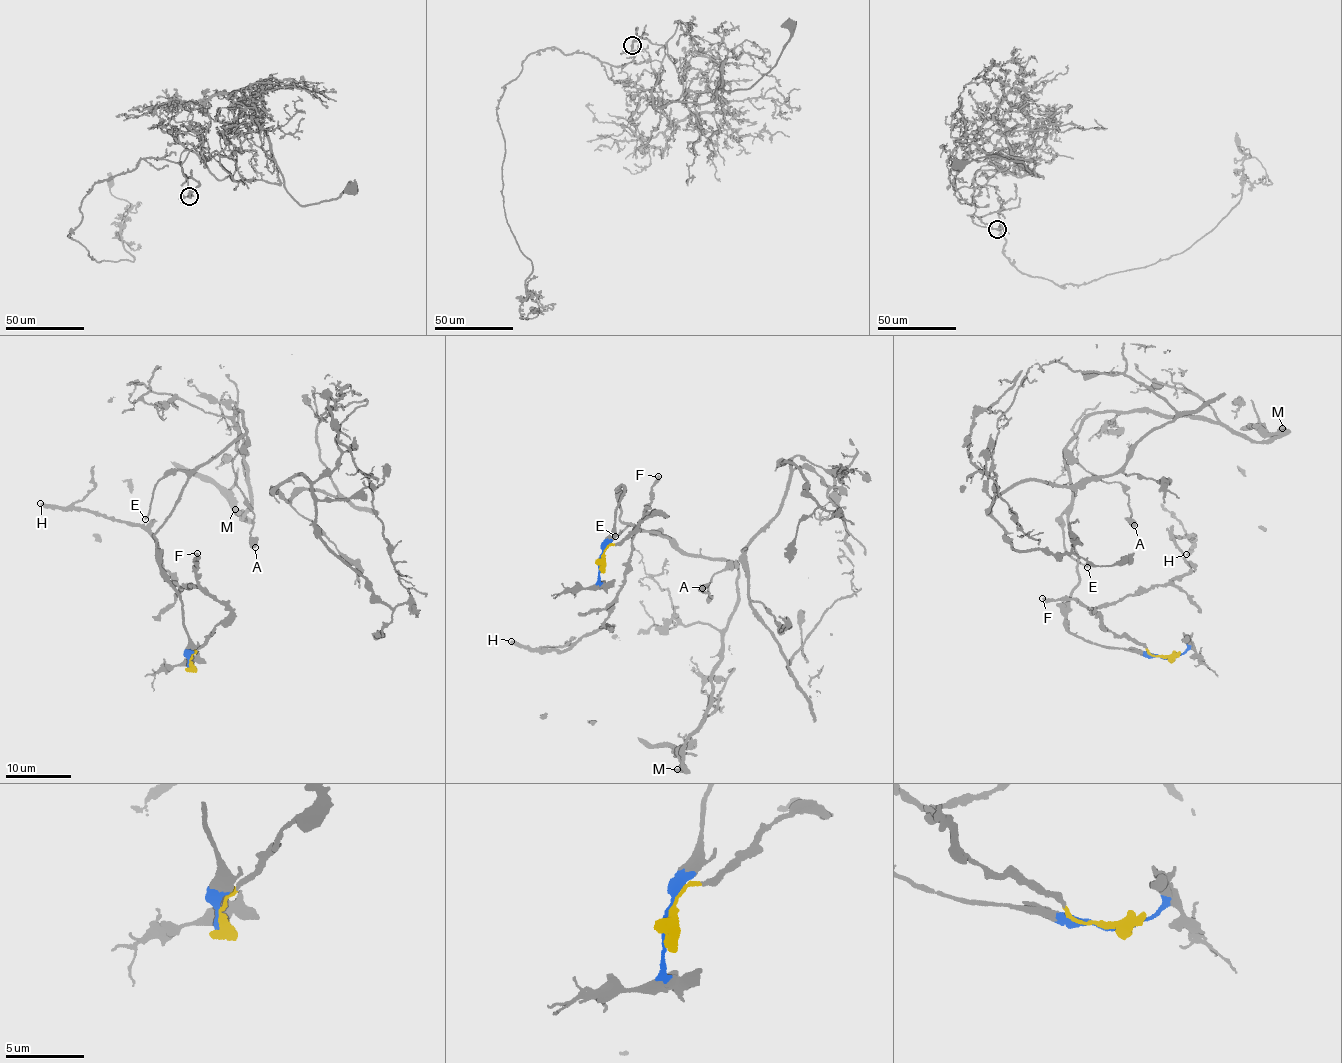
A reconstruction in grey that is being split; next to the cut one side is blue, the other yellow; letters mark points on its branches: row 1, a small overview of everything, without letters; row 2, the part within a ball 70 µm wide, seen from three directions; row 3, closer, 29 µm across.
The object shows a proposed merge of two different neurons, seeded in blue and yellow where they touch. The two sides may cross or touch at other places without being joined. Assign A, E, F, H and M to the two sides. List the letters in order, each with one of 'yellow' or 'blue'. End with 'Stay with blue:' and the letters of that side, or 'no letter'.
A: blue
E: blue
F: yellow
H: yellow
M: blue
Stay with blue: A, E, M

